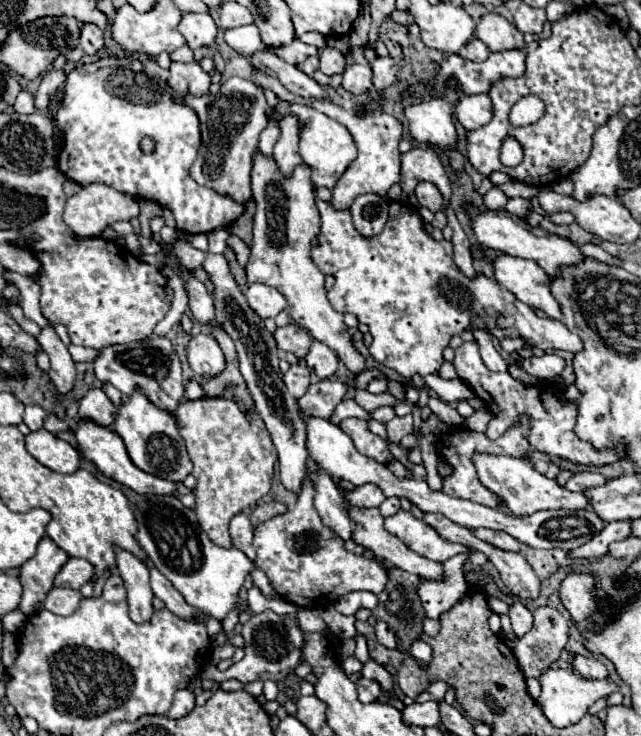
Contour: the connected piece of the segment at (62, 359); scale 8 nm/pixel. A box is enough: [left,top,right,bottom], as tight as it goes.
[38,328,76,396]

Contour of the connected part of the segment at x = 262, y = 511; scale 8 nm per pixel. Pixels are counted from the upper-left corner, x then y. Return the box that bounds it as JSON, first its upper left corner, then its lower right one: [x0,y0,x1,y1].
[250,500,286,526]

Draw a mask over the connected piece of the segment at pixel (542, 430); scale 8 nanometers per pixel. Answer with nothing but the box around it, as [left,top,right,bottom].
[454,342,624,466]

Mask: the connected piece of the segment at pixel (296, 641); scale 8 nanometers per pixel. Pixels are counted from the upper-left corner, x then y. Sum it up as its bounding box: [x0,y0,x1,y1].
[200,610,304,684]

